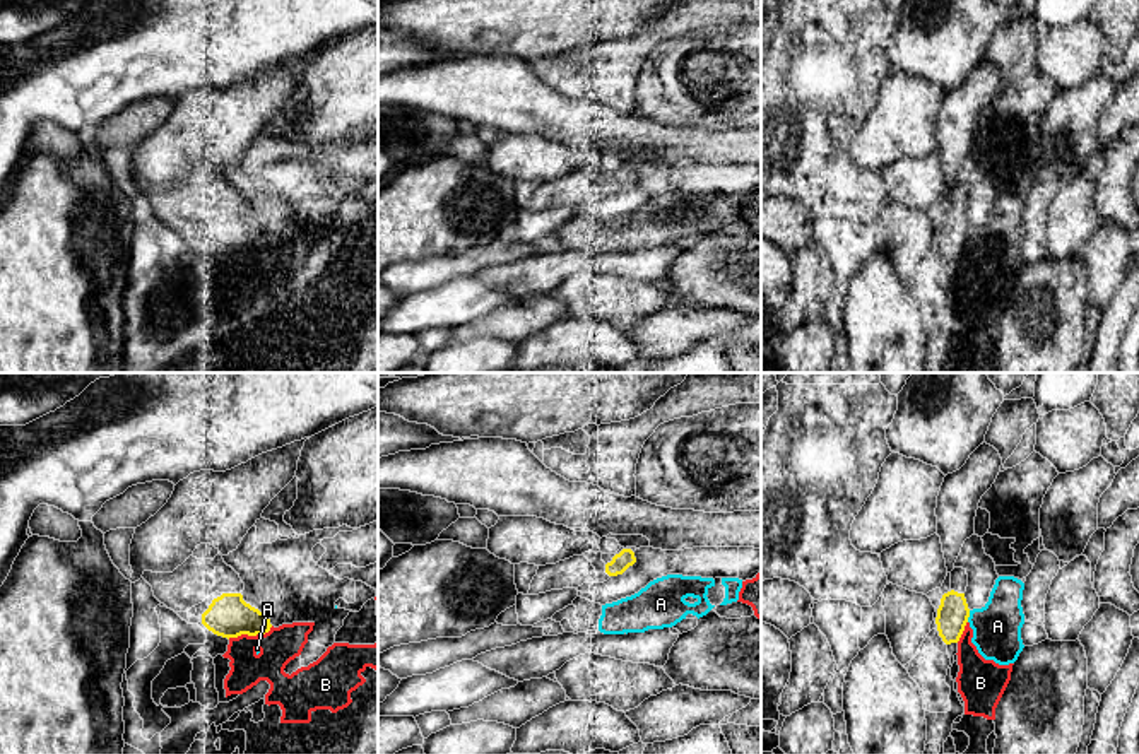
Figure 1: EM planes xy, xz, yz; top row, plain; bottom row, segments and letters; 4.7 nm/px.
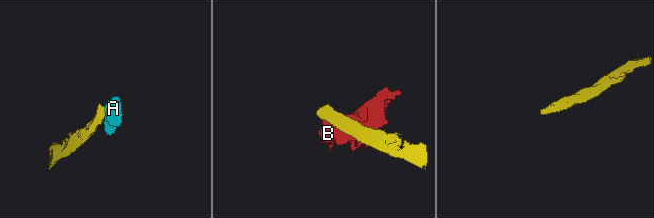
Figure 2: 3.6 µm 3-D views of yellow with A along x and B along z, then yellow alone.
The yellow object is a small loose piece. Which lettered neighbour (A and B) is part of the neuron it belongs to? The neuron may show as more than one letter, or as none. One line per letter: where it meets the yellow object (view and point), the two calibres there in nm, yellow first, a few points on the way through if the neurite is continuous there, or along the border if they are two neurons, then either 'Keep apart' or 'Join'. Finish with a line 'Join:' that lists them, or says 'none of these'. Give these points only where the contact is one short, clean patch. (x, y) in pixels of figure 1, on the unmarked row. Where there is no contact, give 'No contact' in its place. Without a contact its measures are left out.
A: Touches yellow at yz (968, 233). Thickness 150 nm (yellow) against 220 nm. Boundary: yz (970, 228), (967, 238). Keep apart
B: Touches yellow at xy (250, 252). Thickness 200 nm (yellow) against 170 nm. Keep apart
Join: none of these

